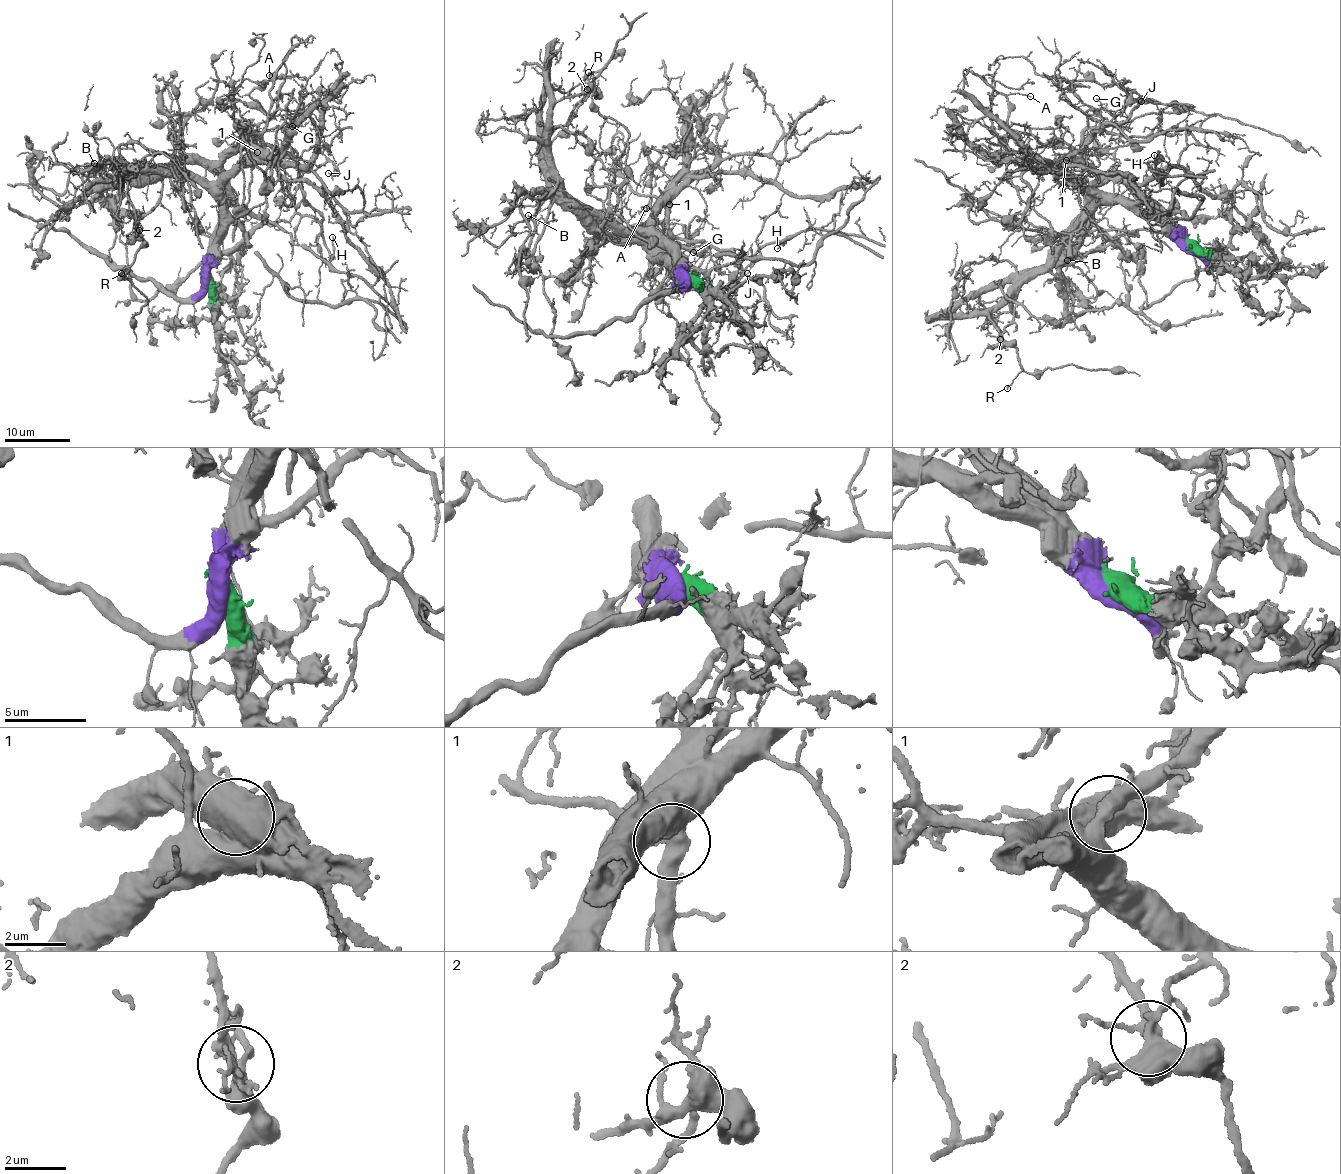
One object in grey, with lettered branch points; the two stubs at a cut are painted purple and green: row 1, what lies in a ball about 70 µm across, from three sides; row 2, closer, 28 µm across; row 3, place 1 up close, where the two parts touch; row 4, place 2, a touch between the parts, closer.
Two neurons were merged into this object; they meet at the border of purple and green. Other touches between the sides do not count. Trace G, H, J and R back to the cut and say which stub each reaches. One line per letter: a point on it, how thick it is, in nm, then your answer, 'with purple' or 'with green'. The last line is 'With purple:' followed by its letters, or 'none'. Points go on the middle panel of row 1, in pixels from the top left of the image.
G: place (693, 252); calibre 90 nm; with purple
H: place (777, 248); calibre 130 nm; with green
J: place (747, 273); calibre 90 nm; with green
R: place (588, 72); calibre 150 nm; with purple
With purple: G, R

